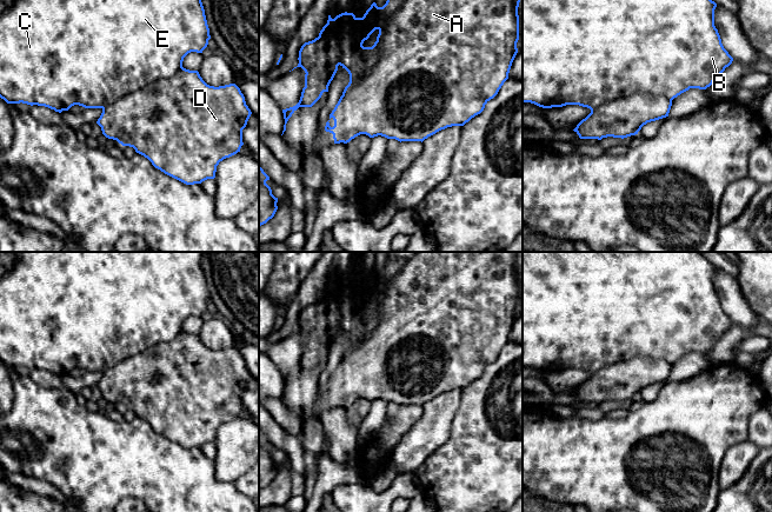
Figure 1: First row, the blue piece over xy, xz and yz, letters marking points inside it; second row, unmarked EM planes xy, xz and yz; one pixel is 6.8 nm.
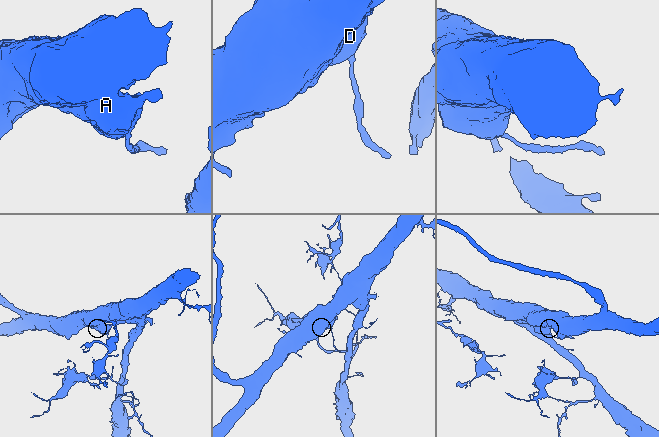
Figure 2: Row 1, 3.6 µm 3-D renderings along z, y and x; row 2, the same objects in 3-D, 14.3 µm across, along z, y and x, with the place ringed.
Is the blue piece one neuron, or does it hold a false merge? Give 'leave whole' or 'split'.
split

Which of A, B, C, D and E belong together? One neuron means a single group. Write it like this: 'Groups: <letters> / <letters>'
Groups: A D / B C E

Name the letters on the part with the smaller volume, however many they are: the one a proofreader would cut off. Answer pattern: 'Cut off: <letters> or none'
Cut off: A, D

